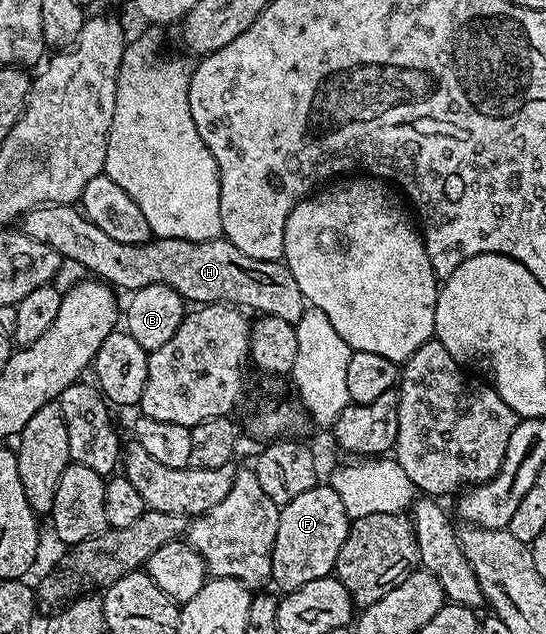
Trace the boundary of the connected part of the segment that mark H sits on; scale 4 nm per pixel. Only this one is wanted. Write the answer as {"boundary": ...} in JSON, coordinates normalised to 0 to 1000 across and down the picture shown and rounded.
{"boundary":[[[132,322],[66,326],[64,331],[44,339],[40,363],[62,379],[77,379],[92,385],[92,391],[99,391],[99,397],[106,397],[112,409],[139,410],[163,434],[196,445],[200,451],[220,461],[225,457],[244,461],[275,450],[304,448],[315,451],[346,478],[359,476],[352,479],[416,479],[434,486],[452,486],[456,491],[476,489],[469,492],[478,497],[500,495],[537,511],[548,506],[560,487],[553,454],[546,454],[546,442],[538,442],[538,429],[531,429],[531,423],[522,420],[518,412],[465,410],[465,404],[451,404],[451,397],[436,397],[436,391],[429,391],[429,385],[421,385],[408,372],[375,382],[286,375],[253,385],[231,385],[194,372],[194,366],[187,366],[179,353],[172,353]]]}

